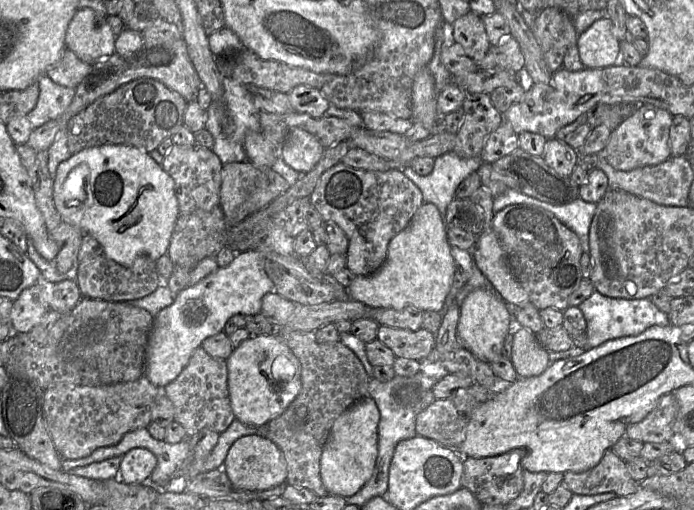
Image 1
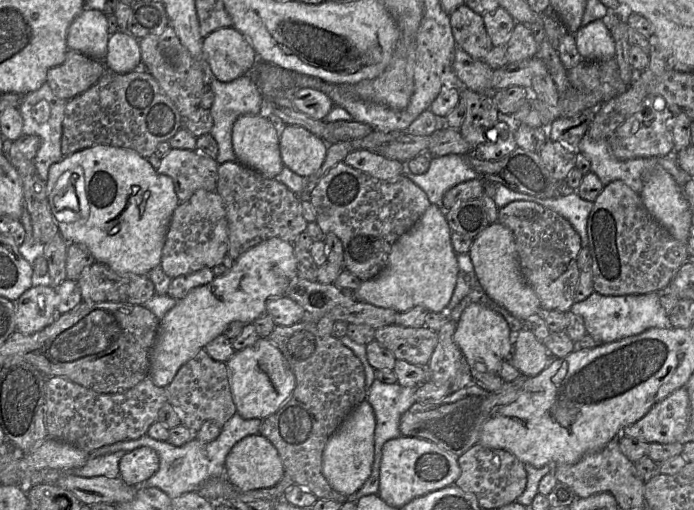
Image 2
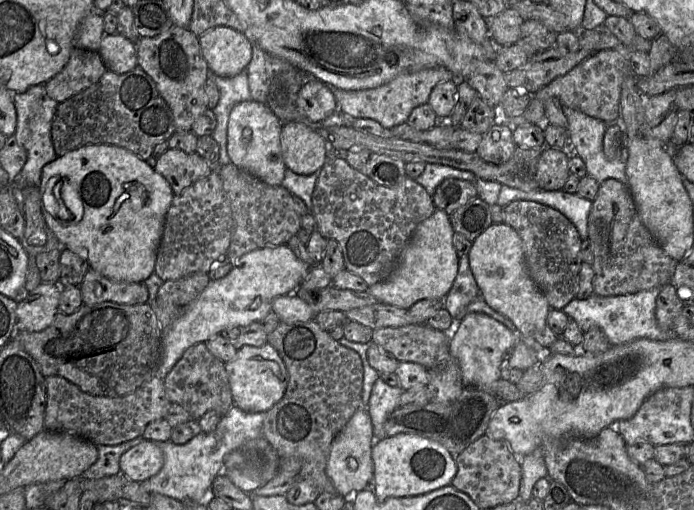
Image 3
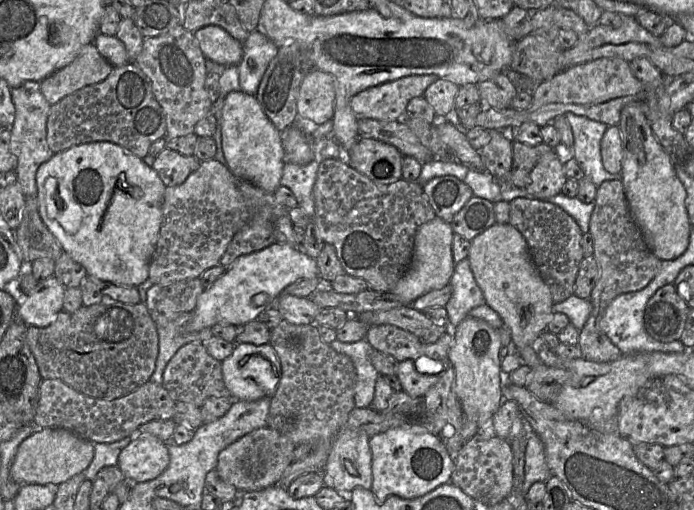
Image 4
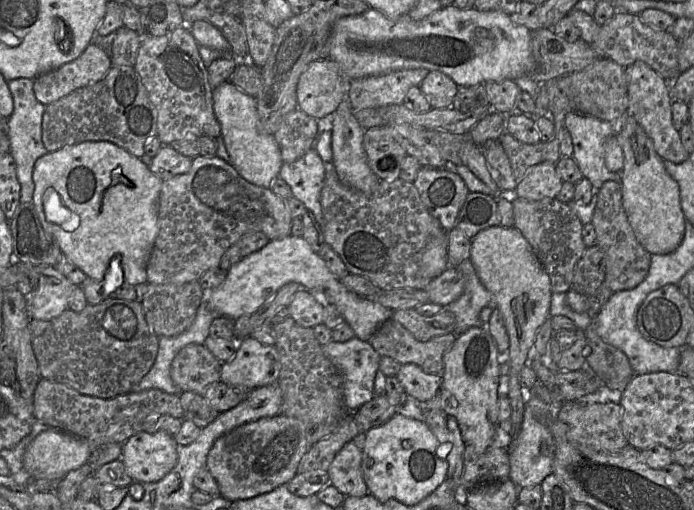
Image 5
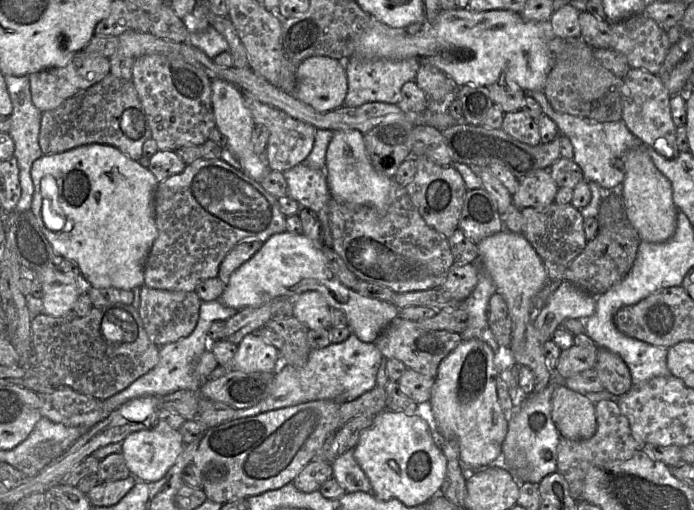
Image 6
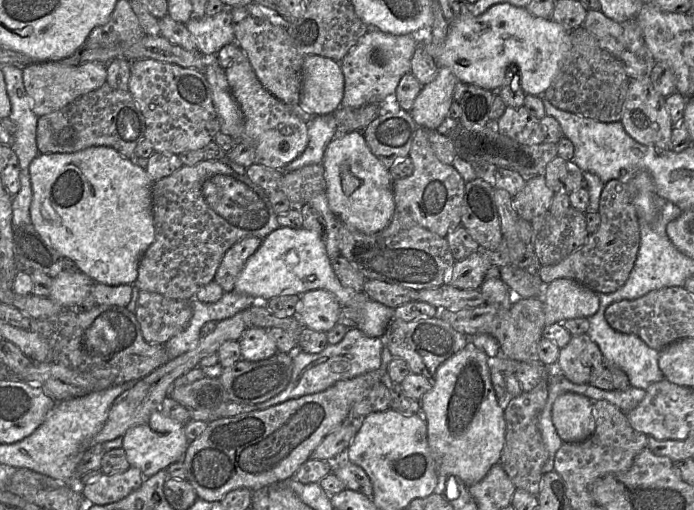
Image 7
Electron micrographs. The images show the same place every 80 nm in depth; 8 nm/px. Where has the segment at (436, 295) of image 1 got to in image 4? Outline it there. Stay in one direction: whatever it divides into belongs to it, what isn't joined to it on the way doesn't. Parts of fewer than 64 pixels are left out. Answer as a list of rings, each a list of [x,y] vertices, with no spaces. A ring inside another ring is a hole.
[[[437,216],[418,229],[411,263],[405,274],[391,290],[391,293],[396,295],[404,305],[411,305],[420,296],[450,284],[456,265],[452,254],[453,235],[451,224]]]

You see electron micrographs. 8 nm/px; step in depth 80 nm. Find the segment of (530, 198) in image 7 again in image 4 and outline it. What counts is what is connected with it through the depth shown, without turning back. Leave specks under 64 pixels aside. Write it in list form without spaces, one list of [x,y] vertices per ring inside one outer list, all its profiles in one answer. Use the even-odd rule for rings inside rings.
[[[551,151],[533,167],[524,189],[531,197],[546,200],[561,193],[566,180],[563,161],[556,151]]]

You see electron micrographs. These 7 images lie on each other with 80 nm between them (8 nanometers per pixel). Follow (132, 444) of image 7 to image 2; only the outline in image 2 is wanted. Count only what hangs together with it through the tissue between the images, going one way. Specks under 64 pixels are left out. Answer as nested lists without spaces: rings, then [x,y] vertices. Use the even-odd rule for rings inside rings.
[[[135,448],[121,458],[119,477],[129,485],[142,486],[159,469],[159,463],[159,456],[152,448]]]

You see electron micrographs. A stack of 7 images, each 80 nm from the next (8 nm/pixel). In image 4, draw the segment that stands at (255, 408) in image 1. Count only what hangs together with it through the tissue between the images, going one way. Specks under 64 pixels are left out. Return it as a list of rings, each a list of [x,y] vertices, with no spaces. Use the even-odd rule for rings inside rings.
[[[236,344],[230,357],[222,361],[224,382],[229,395],[234,400],[254,401],[272,397],[281,379],[281,364],[272,345]]]

